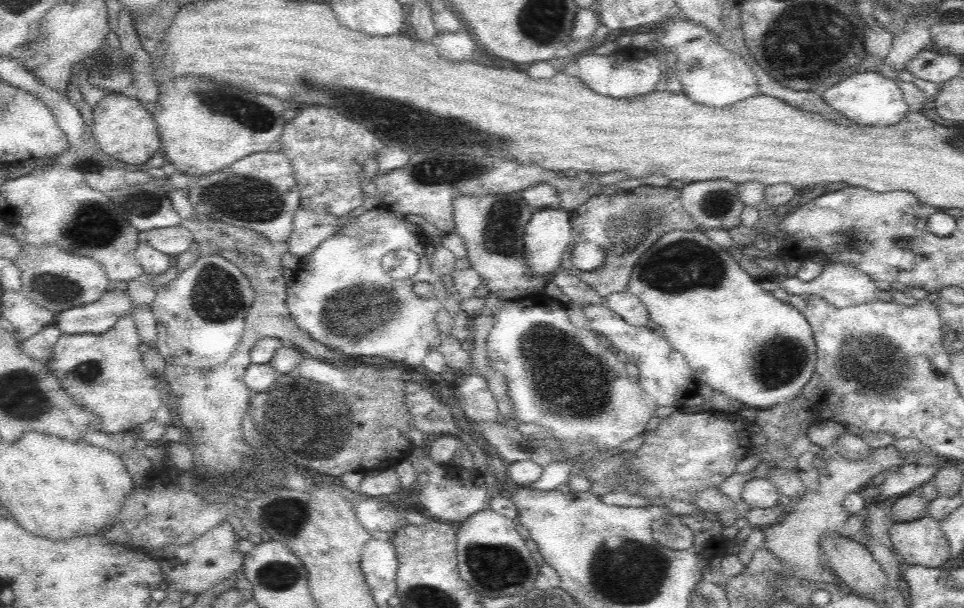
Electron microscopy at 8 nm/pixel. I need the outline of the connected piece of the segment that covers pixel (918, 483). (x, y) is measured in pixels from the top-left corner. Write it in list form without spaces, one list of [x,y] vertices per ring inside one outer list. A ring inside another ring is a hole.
[[[927,462],[904,463],[898,471],[891,472],[878,487],[879,498],[906,495],[911,490],[921,488],[936,473],[935,466]]]

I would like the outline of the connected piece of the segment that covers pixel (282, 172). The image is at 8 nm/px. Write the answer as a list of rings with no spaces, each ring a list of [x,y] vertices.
[[[282,150],[254,152],[252,155],[244,156],[235,164],[227,166],[224,170],[195,178],[194,186],[187,189],[187,197],[196,209],[196,212],[210,214],[212,220],[222,220],[237,227],[248,227],[259,232],[264,238],[283,248],[289,241],[293,231],[293,218],[301,206],[300,190],[292,163]]]

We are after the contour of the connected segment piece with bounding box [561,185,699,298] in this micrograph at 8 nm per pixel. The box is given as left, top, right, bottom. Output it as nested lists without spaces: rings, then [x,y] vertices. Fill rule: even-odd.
[[[640,186],[622,194],[606,196],[598,194],[586,200],[572,212],[571,240],[564,252],[561,266],[569,270],[574,276],[584,281],[598,296],[606,298],[613,292],[624,292],[630,280],[634,266],[647,252],[658,236],[670,230],[694,230],[698,223],[684,210],[681,203],[680,190],[676,188],[652,188]],[[590,241],[599,244],[606,258],[600,270],[576,270],[572,263],[572,252],[578,242]]]

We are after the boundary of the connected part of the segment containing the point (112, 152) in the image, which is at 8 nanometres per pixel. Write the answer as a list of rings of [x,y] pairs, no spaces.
[[[108,94],[104,96],[98,104],[93,108],[94,125],[91,127],[91,136],[97,147],[102,152],[110,155],[114,162],[122,162],[123,164],[144,164],[150,160],[154,153],[161,148],[160,134],[153,120],[152,114],[138,99],[126,98],[124,94]]]

